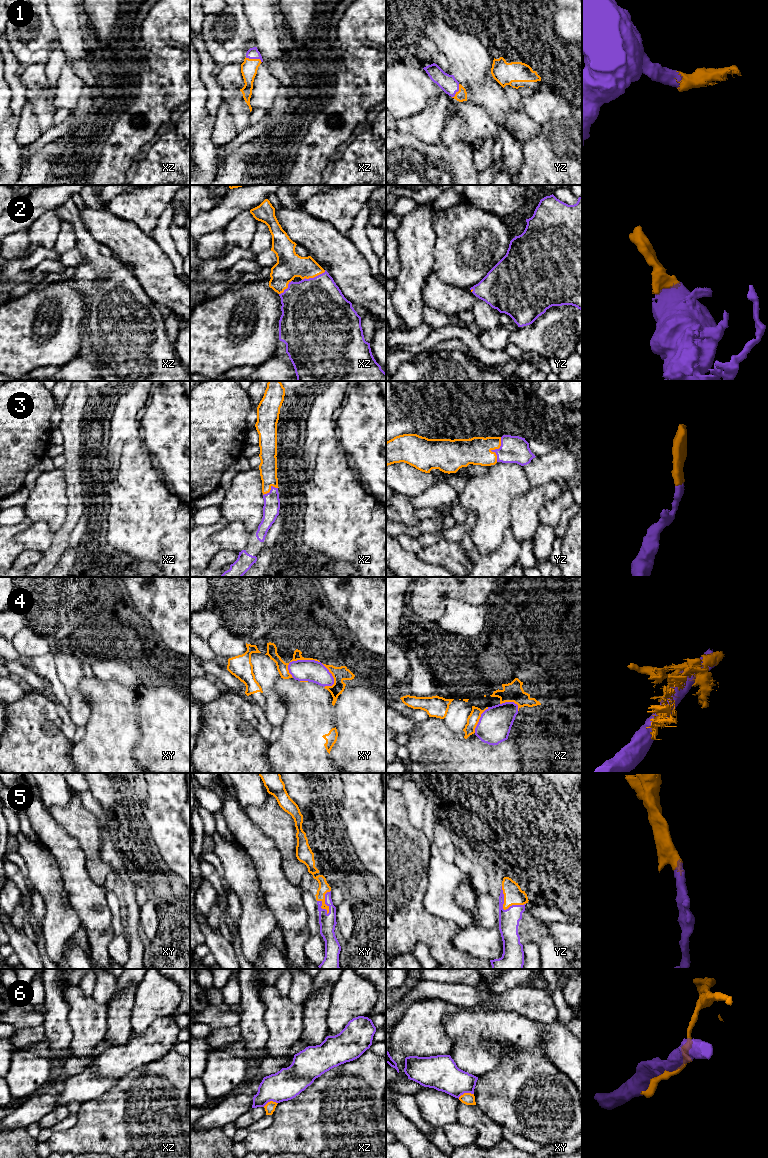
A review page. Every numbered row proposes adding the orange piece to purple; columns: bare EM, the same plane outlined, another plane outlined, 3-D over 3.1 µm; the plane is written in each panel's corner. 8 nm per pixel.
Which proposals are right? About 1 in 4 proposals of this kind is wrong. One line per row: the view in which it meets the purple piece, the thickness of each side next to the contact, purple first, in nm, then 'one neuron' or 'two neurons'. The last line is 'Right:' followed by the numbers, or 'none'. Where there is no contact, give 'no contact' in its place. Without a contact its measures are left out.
1: meets purple in xz; 90 nm thick on the purple side, 140 nm on the other; one neuron
2: meets purple in xz; 500 nm thick on the purple side, 220 nm on the other; one neuron
3: meets purple in yz; 220 nm thick on the purple side, 220 nm on the other; one neuron
4: meets purple in xy; 180 nm thick on the purple side, 90 nm on the other; one neuron
5: meets purple in xy; 130 nm thick on the purple side, 90 nm on the other; one neuron
6: meets purple in xy; 280 nm thick on the purple side, 100 nm on the other; two neurons
Right: 1, 2, 3, 4, 5

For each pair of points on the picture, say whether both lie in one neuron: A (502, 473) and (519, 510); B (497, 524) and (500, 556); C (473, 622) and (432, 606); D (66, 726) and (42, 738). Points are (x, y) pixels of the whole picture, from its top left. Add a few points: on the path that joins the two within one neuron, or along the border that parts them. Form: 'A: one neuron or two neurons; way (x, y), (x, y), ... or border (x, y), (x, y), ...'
A: two neurons; border (529, 488), (514, 498), (511, 504), (509, 522)
B: two neurons; border (509, 524), (502, 541), (493, 549)
C: two neurons; border (467, 602), (450, 599), (435, 625)
D: two neurons; border (55, 705), (60, 730), (70, 740)

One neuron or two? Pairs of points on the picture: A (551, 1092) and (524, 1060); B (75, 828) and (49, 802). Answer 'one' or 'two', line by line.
A: one
B: two

